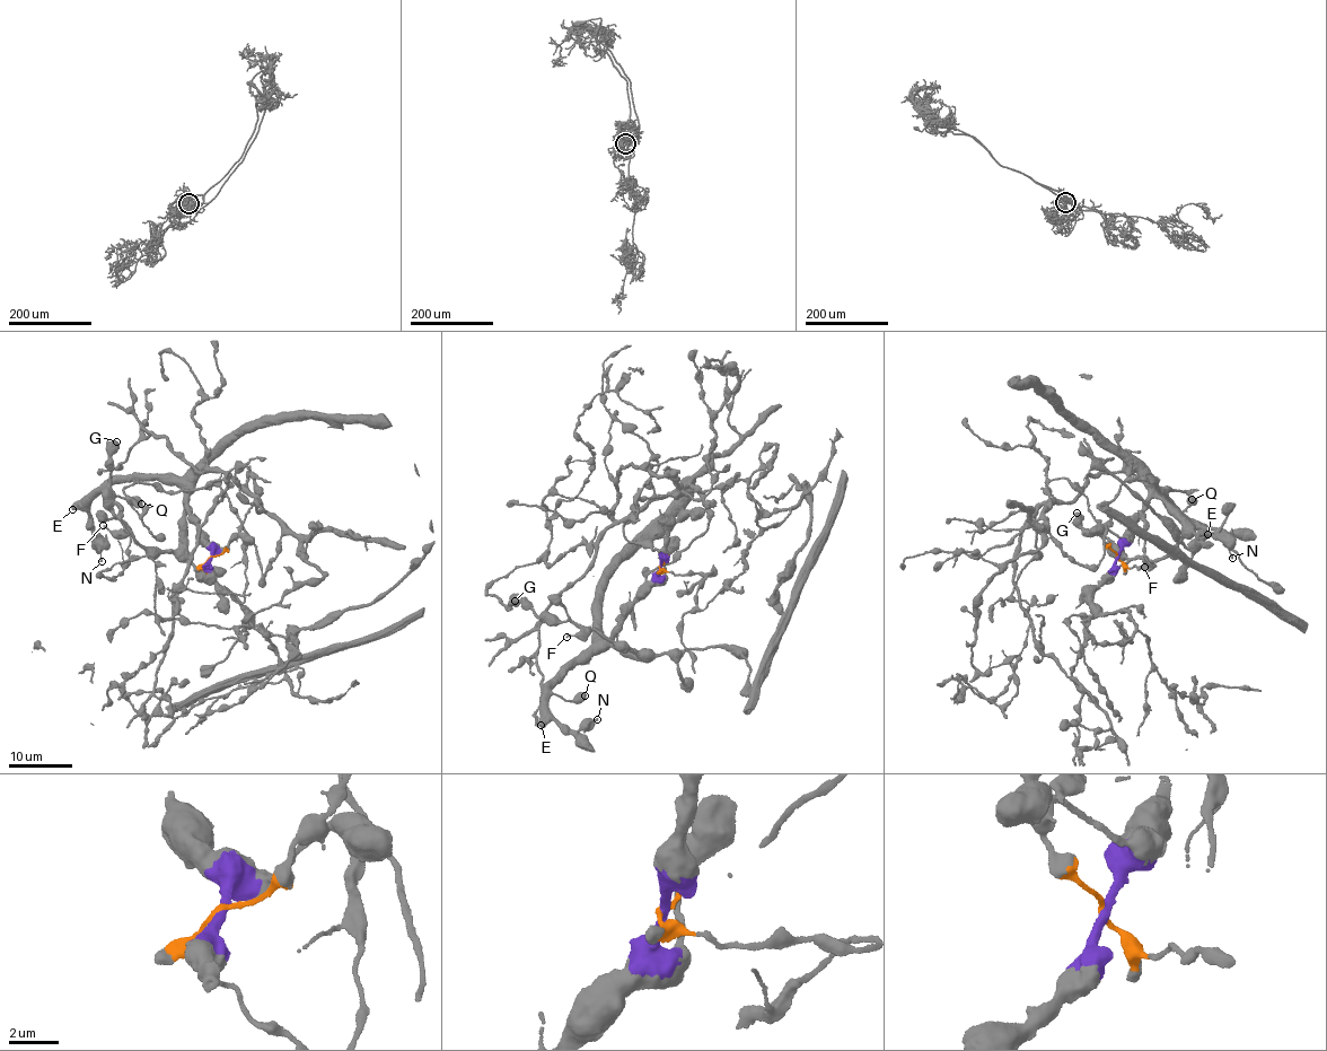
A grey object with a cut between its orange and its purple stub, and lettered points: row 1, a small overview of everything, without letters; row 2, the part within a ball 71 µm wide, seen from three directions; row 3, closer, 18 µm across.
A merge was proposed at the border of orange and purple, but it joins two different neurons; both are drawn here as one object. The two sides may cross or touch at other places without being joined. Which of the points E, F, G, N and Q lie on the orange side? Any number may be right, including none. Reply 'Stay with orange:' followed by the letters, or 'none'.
Stay with orange: none

